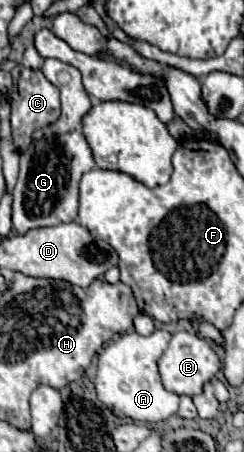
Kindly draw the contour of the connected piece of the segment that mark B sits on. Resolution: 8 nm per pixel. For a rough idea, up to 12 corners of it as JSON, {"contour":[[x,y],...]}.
{"contour":[[178,331],[158,361],[162,385],[194,397],[220,371],[210,341]]}

